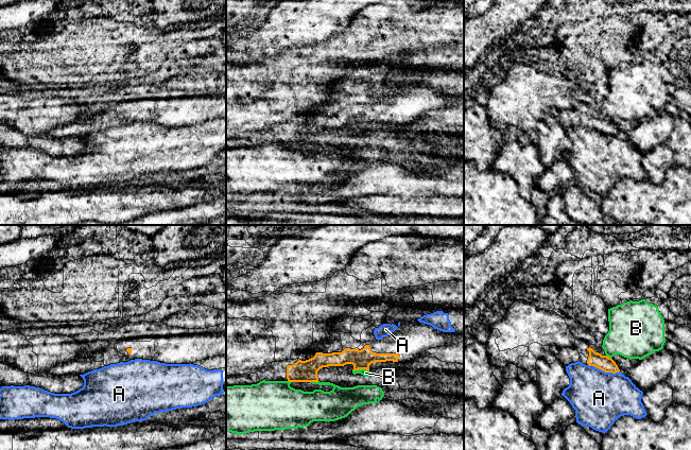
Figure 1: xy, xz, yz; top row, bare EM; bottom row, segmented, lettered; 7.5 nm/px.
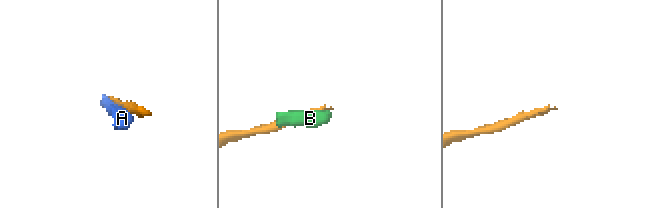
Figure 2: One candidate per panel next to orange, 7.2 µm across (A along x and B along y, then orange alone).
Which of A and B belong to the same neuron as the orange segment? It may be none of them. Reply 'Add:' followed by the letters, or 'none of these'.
Add: none of these

